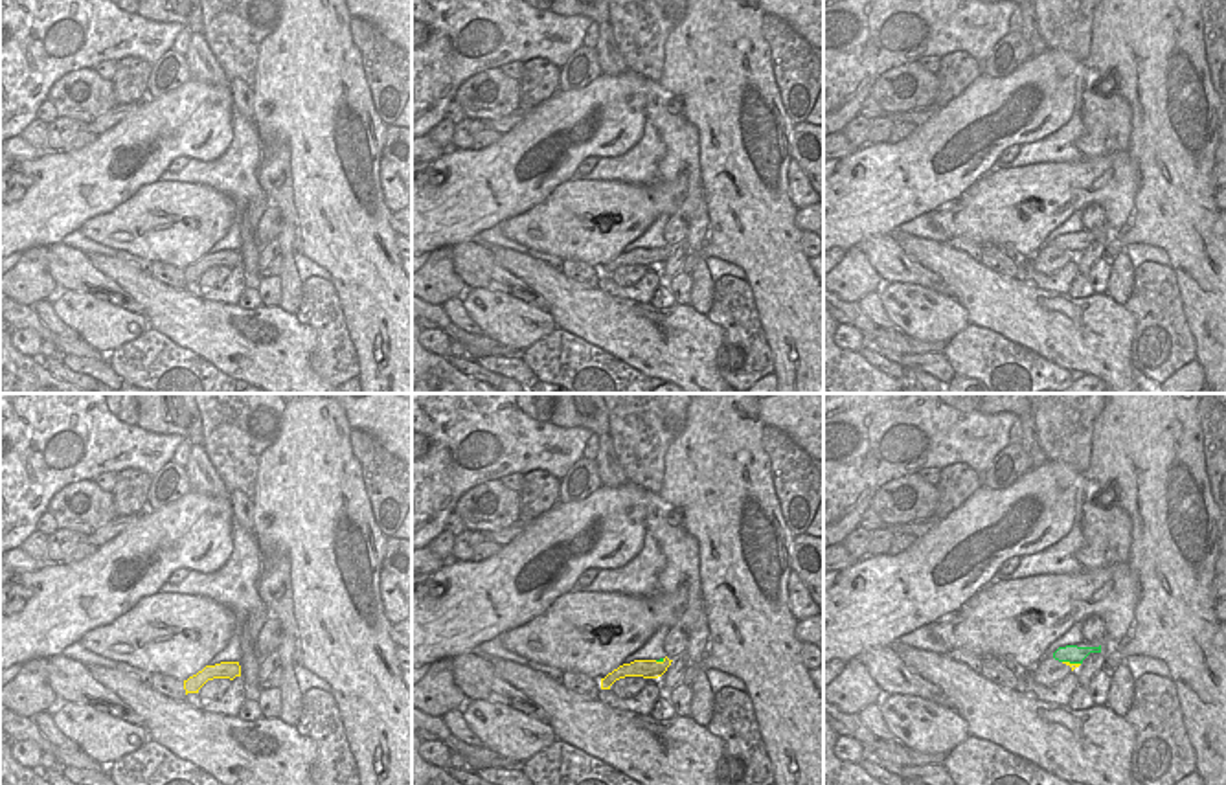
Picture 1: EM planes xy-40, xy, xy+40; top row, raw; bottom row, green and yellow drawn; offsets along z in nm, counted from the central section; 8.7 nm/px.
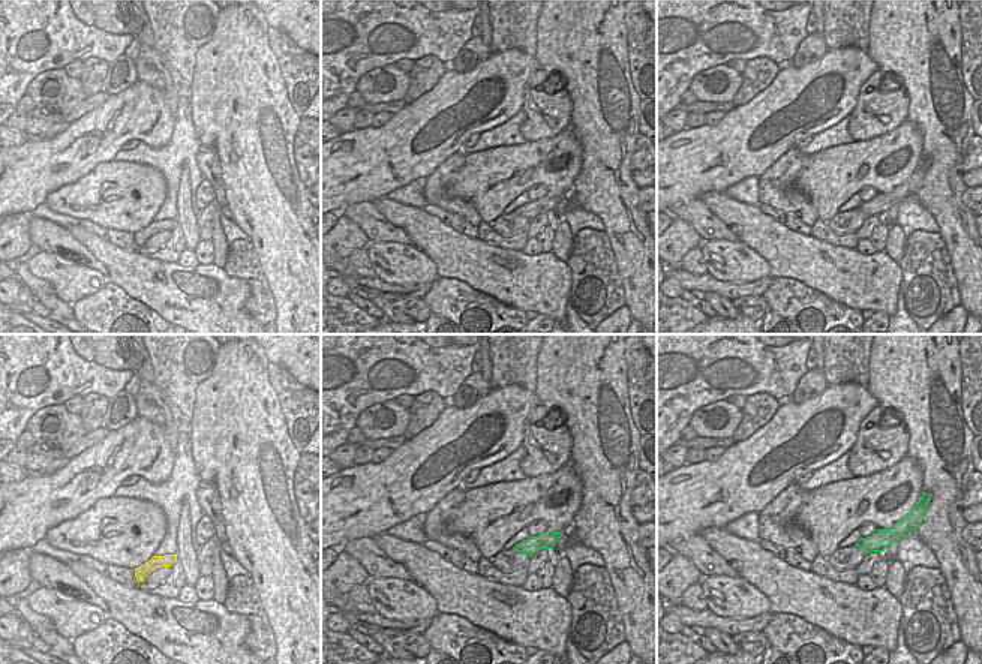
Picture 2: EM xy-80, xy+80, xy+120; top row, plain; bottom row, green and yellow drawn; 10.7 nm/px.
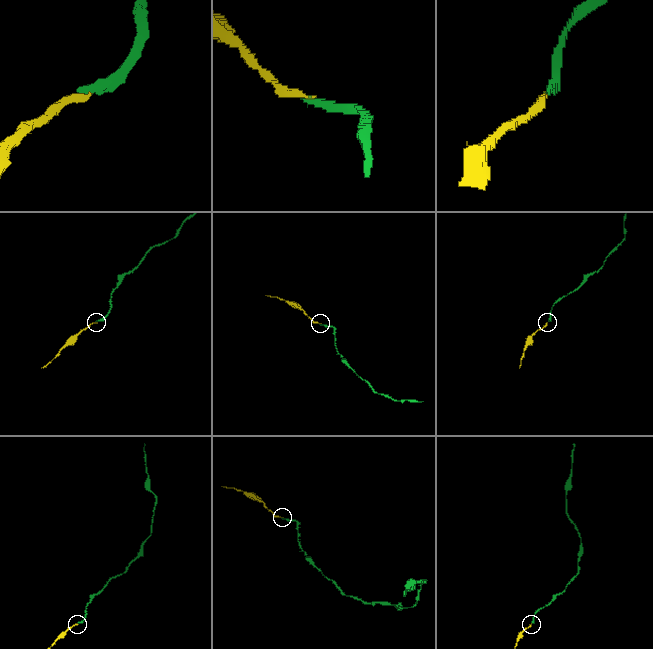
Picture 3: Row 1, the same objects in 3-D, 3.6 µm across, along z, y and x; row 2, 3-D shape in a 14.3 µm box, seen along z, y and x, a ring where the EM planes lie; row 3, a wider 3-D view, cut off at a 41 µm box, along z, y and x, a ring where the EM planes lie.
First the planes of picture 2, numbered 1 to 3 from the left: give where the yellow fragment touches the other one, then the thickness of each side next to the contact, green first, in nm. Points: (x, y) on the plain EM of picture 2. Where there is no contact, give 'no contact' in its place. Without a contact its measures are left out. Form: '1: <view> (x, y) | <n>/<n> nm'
1: no contact
2: no contact
3: no contact

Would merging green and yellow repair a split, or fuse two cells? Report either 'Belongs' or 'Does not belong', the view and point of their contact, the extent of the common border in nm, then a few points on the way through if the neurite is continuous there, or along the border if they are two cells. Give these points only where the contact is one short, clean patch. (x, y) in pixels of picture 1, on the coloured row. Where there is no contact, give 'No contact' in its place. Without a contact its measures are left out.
Belongs. Touches green at xy+40 (1072, 662). Shared border 160 nm. Path across: xy+40 (1070, 653), (1072, 662), (1072, 666).

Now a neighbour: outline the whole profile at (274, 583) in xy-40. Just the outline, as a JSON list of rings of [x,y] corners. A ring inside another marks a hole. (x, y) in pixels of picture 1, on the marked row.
[[[276,553],[263,566],[257,594],[267,607],[267,618],[274,616],[285,634],[298,638],[298,625],[292,614],[292,590],[290,590],[290,563],[285,553]]]

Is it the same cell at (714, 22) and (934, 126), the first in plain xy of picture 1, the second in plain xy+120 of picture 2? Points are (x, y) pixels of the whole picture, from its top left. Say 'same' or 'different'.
same

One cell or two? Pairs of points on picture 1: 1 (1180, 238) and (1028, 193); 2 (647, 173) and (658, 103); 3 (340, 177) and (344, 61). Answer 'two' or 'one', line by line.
1: two
2: two
3: one

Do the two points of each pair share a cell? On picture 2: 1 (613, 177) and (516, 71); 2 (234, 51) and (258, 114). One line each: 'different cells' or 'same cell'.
1: different cells
2: same cell

